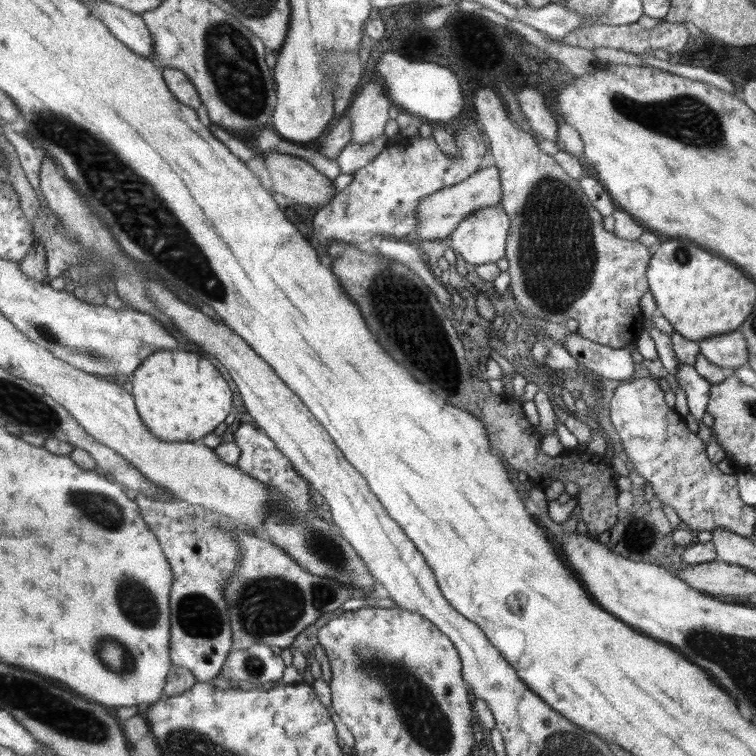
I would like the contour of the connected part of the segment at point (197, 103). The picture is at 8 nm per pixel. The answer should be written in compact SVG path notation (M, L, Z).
M161 68L163 72L163 77L166 82L166 86L170 89L170 92L186 106L193 108L199 119L205 124L208 125L209 118L207 110L200 100L194 84L190 82L188 76L184 75L180 70L175 70L172 68Z

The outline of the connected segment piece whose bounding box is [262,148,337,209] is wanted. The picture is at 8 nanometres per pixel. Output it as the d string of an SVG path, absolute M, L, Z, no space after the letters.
M274 148L267 150L266 154L262 154L262 157L268 174L272 178L274 193L281 201L319 209L335 197L337 192L334 189L333 181L324 176L324 174L321 174L305 159L291 154L276 152Z

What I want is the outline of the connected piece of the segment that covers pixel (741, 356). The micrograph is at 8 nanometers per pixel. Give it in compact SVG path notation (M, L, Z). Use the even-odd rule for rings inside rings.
M738 330L712 338L704 338L697 344L700 354L706 360L727 371L748 365L746 342Z

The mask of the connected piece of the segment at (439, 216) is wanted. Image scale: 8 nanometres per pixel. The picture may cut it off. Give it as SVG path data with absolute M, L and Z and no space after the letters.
M493 165L478 169L468 178L442 187L442 189L420 199L420 203L416 207L418 227L416 227L415 234L420 242L437 239L447 240L450 233L456 229L456 225L462 222L462 219L468 217L472 212L482 209L482 207L498 205L500 199L502 199L502 186L500 186L498 168Z

